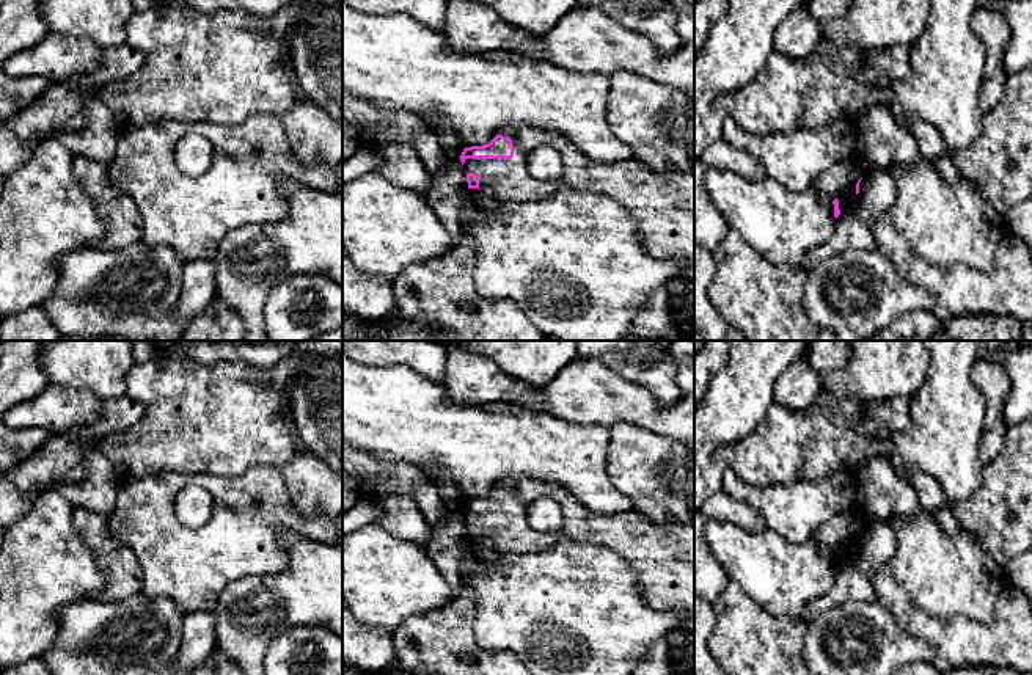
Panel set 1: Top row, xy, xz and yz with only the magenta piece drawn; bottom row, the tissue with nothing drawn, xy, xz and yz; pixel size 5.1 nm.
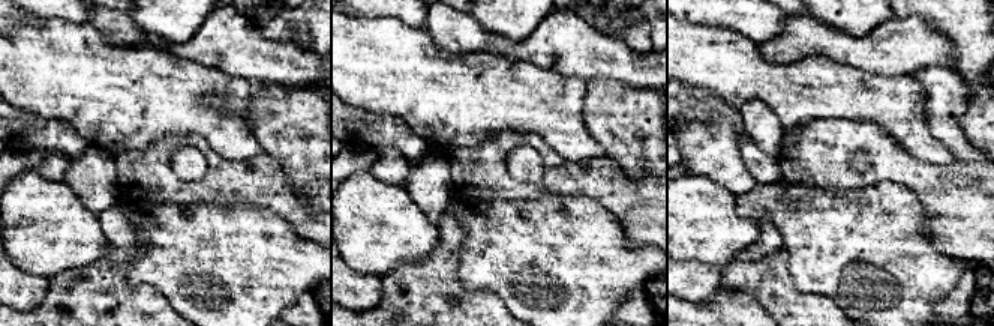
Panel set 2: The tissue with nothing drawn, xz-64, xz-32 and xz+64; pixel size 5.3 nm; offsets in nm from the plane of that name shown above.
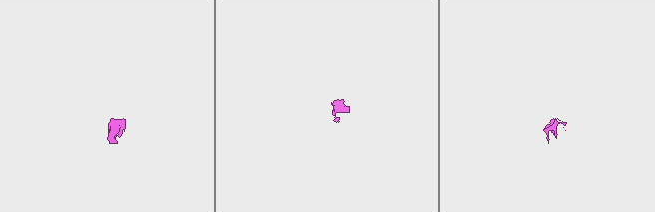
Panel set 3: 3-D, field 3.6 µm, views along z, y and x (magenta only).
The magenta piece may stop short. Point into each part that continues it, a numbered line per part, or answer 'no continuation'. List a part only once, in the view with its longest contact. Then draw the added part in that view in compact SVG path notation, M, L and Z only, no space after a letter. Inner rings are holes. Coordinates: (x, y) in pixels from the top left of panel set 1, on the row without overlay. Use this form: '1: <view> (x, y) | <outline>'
1: xz (662, 554) | M509 477L498 483L514 496L512 510L467 510L463 520L479 529L479 542L498 553L531 554L547 551L559 540L603 546L619 554L635 571L646 604L657 611L680 609L690 615L686 629L694 636L694 523L657 524L636 510L595 513L558 482ZM539 498L556 501L564 515L559 534L537 532L528 524L526 512Z

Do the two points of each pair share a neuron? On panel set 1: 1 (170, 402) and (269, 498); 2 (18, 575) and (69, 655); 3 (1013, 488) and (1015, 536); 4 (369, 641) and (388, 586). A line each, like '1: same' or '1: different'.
1: different
2: different
3: same
4: different

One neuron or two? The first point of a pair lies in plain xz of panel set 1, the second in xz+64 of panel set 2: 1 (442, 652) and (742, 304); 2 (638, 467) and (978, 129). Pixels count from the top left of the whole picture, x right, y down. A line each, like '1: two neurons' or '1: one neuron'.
1: two neurons
2: two neurons

